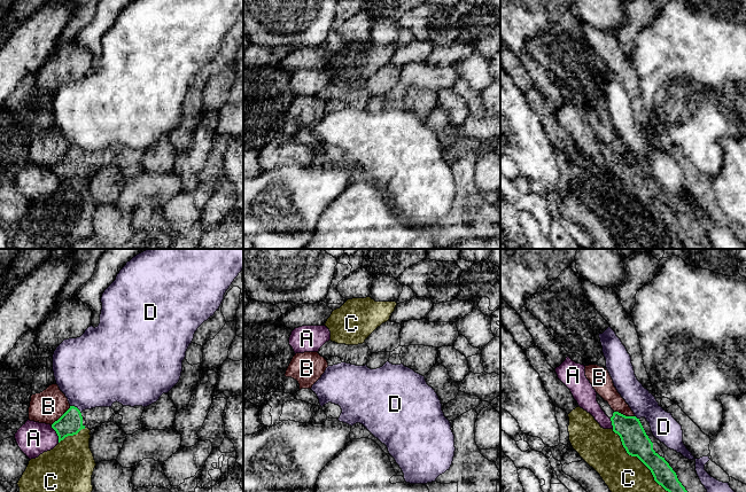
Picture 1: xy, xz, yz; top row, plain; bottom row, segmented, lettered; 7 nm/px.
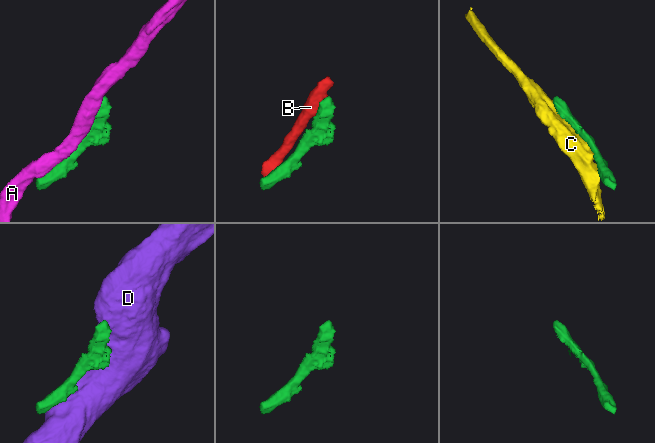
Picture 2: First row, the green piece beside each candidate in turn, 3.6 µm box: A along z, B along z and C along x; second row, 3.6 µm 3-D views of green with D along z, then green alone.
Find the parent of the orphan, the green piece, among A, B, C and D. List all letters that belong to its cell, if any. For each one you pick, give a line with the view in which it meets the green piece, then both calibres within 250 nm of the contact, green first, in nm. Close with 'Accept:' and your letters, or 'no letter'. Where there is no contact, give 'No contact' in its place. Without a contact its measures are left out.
Accept: no letter

